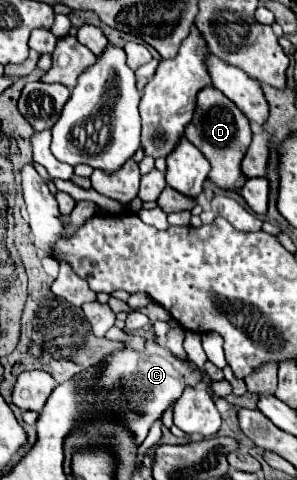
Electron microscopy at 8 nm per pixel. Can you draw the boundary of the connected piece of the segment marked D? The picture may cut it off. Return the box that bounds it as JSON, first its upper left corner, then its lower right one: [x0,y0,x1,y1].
[186,85,252,191]

